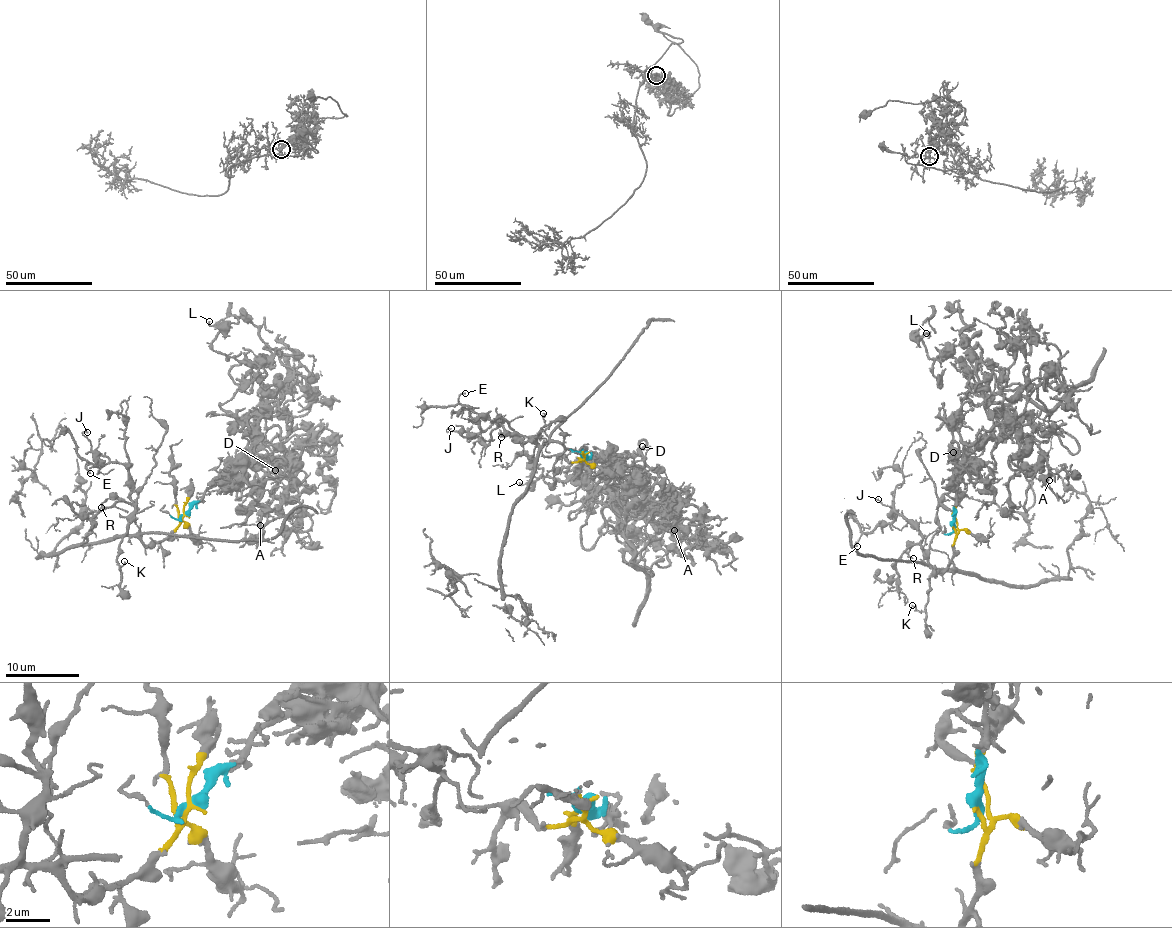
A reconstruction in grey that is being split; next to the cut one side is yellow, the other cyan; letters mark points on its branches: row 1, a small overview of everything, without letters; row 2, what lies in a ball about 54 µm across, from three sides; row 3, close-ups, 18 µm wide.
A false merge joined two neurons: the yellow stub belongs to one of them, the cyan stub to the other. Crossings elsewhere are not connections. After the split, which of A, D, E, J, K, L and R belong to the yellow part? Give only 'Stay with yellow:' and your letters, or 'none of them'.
Stay with yellow: E, J, K, R

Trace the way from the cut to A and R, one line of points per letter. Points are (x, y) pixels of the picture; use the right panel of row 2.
A: (953, 526), (957, 473), (980, 453), (986, 437), (1006, 429), (1018, 435), (1024, 457), (1020, 468), (1049, 480)
R: (953, 526), (953, 553), (941, 571), (933, 567), (929, 556), (917, 544), (909, 547), (913, 558)

